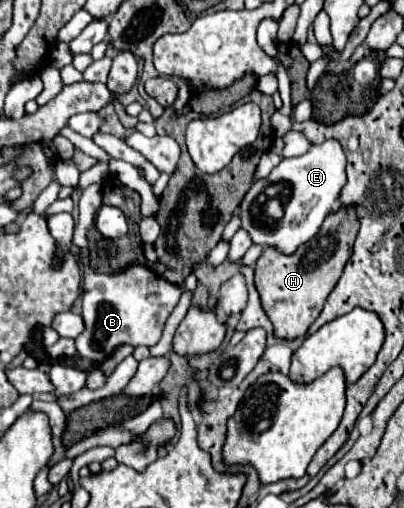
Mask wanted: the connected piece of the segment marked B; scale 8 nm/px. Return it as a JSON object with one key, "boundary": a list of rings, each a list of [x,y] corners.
{"boundary":[[[91,184],[83,190],[79,200],[79,222],[75,226],[73,242],[81,248],[81,266],[85,272],[83,278],[83,320],[85,332],[75,338],[77,354],[81,358],[89,358],[93,362],[103,362],[113,354],[115,348],[129,344],[129,346],[155,346],[163,334],[165,322],[173,308],[179,302],[183,292],[183,284],[171,284],[163,276],[155,274],[143,264],[131,264],[117,274],[99,274],[89,268],[89,252],[87,252],[87,230],[93,224],[95,210],[101,208],[101,186]]]}

